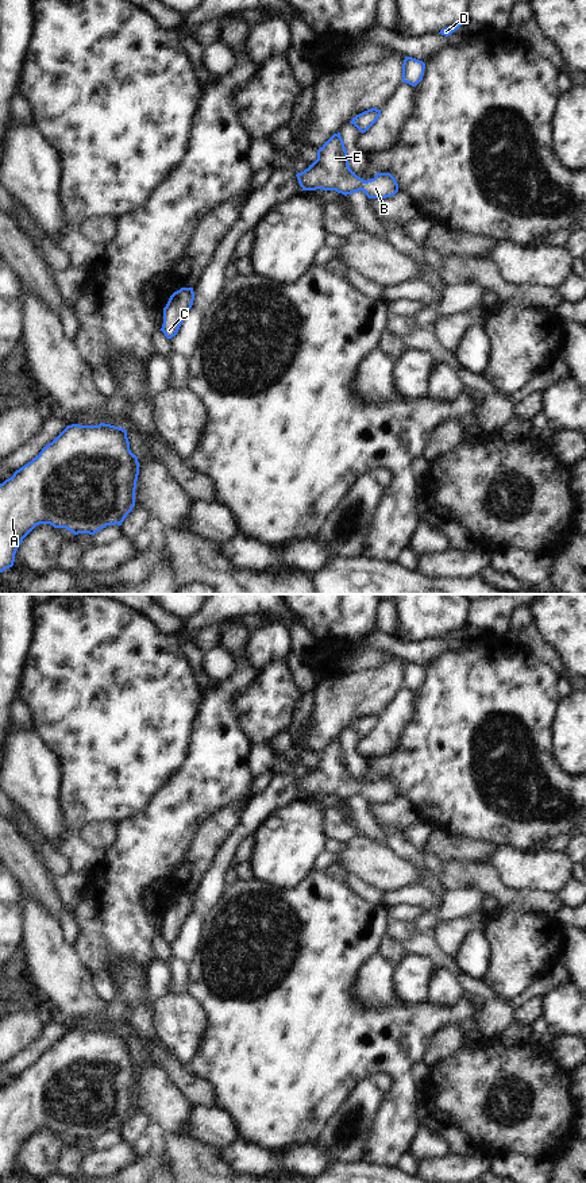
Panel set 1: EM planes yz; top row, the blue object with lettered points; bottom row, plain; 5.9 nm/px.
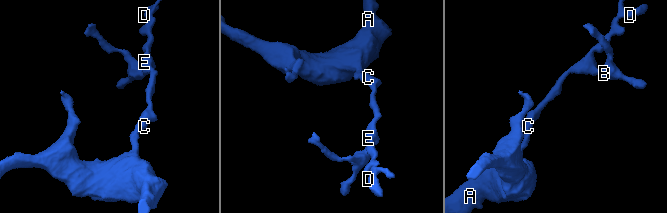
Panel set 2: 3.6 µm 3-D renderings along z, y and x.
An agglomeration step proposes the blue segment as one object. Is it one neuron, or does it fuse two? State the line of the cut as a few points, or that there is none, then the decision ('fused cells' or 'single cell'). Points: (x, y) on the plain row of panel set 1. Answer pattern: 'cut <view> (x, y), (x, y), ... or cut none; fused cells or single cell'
cut none; single cell

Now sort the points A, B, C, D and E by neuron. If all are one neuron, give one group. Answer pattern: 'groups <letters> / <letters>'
groups A B C D E

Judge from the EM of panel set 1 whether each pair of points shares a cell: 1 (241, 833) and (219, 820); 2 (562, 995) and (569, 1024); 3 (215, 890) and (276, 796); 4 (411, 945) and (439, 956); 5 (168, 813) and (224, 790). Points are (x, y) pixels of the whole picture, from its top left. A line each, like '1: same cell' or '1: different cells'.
1: different cells
2: same cell
3: same cell
4: same cell
5: same cell

